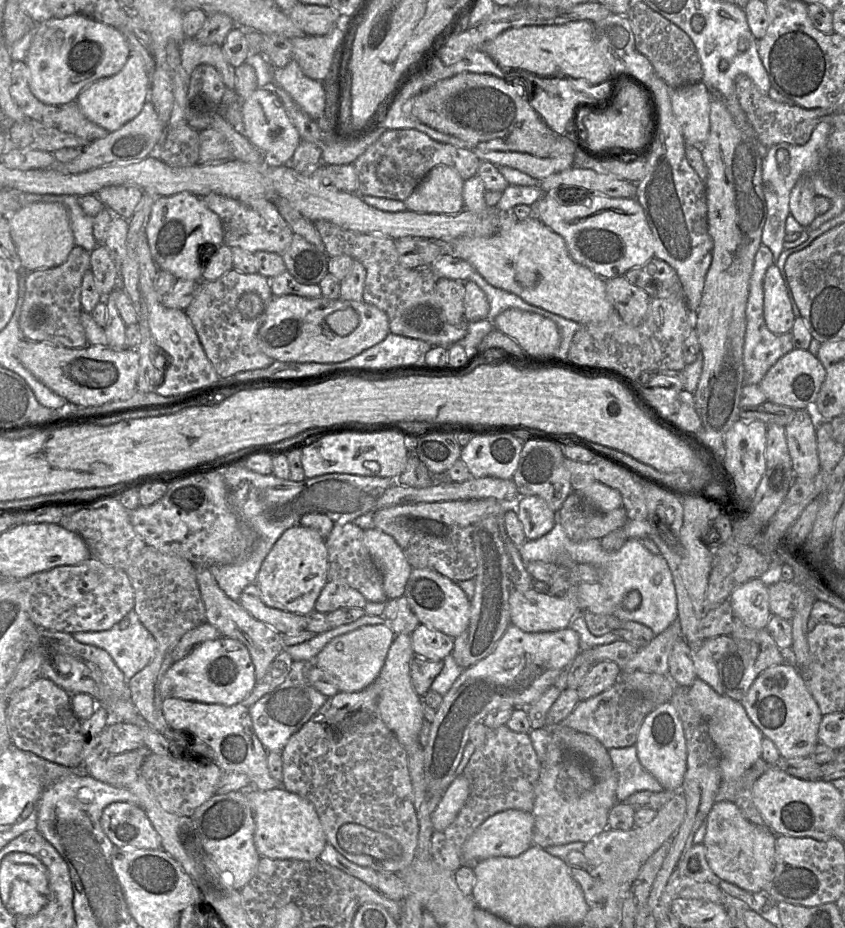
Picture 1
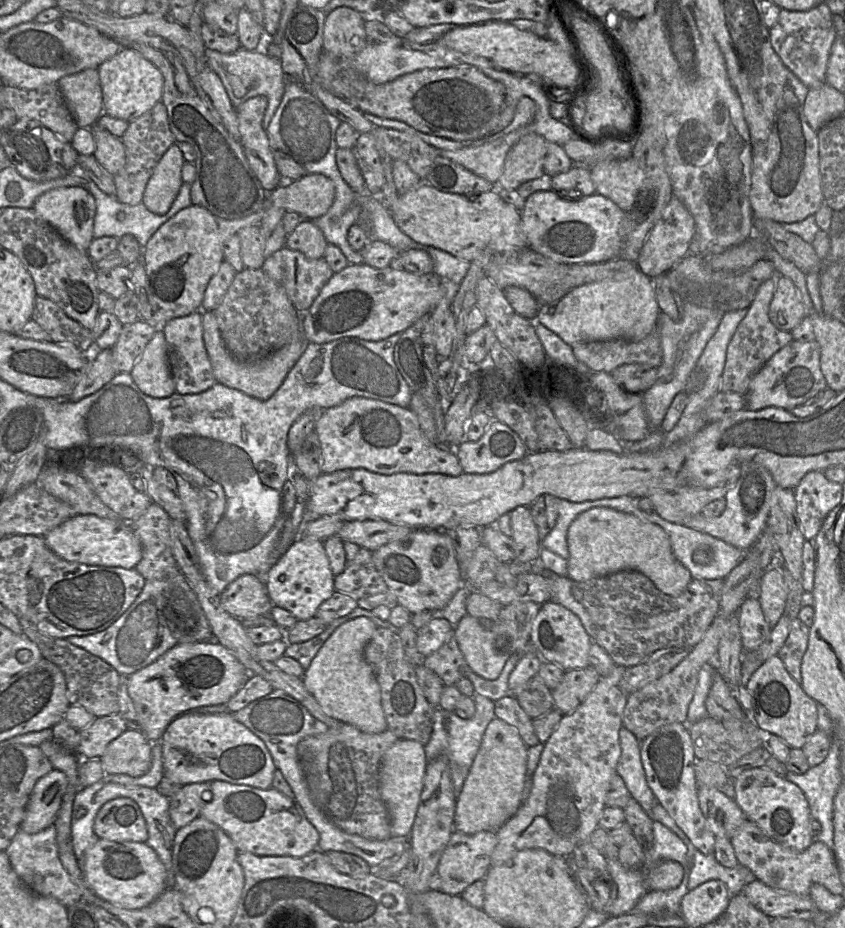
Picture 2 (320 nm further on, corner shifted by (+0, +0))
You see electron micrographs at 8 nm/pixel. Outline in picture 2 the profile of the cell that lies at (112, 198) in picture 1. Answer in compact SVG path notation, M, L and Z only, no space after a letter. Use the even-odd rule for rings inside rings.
M97 123L90 129L95 140L94 158L110 175L116 175L126 164L125 147L121 139Z

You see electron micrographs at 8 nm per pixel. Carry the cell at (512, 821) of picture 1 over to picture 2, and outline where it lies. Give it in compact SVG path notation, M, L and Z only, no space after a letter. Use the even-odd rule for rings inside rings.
M454 831L437 866L436 887L443 893L461 896L468 886L485 878L491 868L491 856L496 844L496 832L480 831L466 834Z

